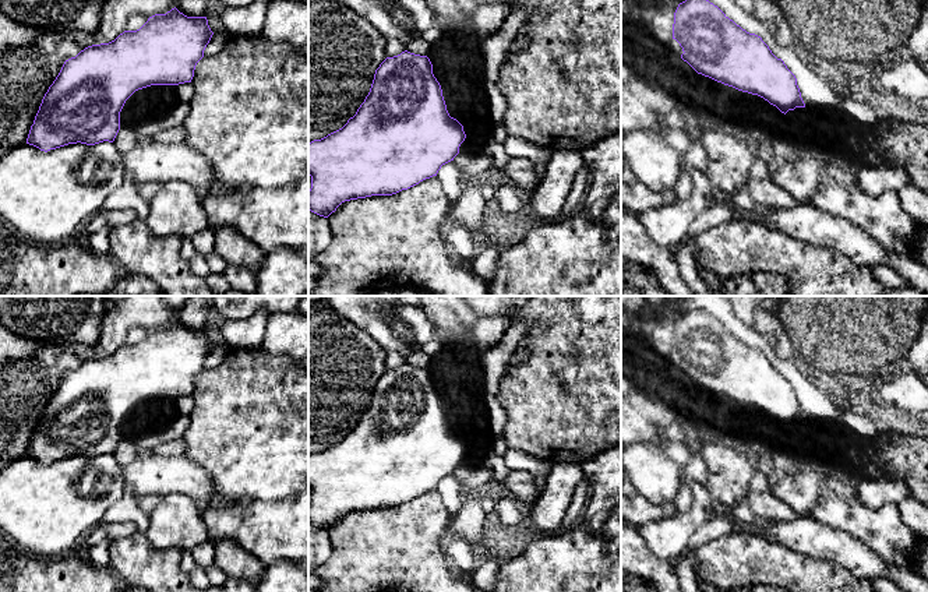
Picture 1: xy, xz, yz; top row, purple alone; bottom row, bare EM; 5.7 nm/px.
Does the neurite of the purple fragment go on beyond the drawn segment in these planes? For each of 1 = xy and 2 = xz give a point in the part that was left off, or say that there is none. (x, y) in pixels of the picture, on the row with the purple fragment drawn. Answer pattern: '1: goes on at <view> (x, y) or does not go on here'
1: does not go on here
2: does not go on here

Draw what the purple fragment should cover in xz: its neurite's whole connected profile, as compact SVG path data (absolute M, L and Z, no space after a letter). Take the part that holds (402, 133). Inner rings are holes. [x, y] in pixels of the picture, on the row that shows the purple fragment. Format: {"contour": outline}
{"contour": "M407 50L387 57L356 114L342 128L308 144L308 209L328 218L345 201L407 190L437 176L459 154L465 138L463 126L447 110L430 59Z"}

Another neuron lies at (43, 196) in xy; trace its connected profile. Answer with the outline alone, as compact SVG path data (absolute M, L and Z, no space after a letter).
M25 142L0 159L0 222L31 244L64 243L84 219L102 209L105 200L123 184L124 177L121 154L113 142L77 142L47 152Z

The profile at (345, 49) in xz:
M332 0L308 1L308 144L342 128L370 92L375 70L387 59L387 39L349 6Z

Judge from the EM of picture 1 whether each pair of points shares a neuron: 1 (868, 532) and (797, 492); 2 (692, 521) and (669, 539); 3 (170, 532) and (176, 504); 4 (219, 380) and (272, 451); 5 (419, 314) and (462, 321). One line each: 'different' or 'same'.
1: same
2: same
3: same
4: same
5: different

